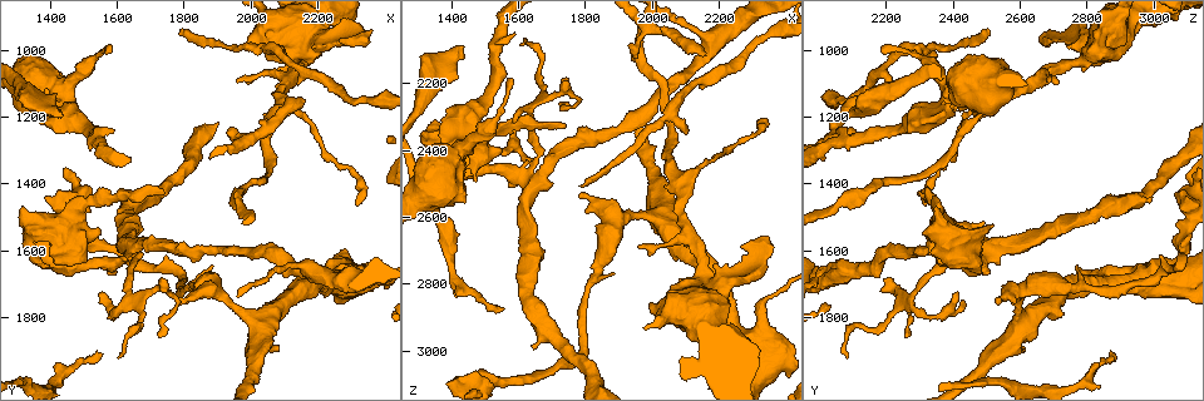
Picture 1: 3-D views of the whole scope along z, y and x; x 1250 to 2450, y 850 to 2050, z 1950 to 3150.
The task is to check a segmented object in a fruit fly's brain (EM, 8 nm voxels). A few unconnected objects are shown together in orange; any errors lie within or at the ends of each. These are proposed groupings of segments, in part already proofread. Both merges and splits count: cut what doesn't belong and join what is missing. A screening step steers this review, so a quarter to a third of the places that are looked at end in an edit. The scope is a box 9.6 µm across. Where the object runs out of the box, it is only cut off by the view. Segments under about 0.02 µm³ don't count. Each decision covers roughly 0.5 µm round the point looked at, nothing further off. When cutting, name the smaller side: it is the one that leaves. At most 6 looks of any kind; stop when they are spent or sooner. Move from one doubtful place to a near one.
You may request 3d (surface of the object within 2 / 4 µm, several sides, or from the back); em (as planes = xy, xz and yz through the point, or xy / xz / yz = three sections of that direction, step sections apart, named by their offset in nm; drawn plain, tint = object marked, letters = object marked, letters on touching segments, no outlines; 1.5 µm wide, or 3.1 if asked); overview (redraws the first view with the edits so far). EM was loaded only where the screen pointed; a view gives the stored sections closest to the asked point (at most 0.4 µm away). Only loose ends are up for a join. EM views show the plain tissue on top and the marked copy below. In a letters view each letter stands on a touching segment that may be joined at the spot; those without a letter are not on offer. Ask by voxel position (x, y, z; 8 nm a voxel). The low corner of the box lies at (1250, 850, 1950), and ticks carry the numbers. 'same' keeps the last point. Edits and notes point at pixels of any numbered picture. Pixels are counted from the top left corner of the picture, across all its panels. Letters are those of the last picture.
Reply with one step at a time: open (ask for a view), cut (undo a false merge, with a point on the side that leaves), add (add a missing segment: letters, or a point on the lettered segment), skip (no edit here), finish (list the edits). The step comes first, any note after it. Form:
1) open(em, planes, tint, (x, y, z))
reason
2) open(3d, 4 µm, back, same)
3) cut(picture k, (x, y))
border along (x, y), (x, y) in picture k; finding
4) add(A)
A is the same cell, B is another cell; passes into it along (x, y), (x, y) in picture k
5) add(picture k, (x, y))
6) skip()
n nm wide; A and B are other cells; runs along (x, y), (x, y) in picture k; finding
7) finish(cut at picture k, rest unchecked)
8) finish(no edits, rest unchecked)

open(3d, 2 µm, back, (1420, 1200, 2090))
branch stops here

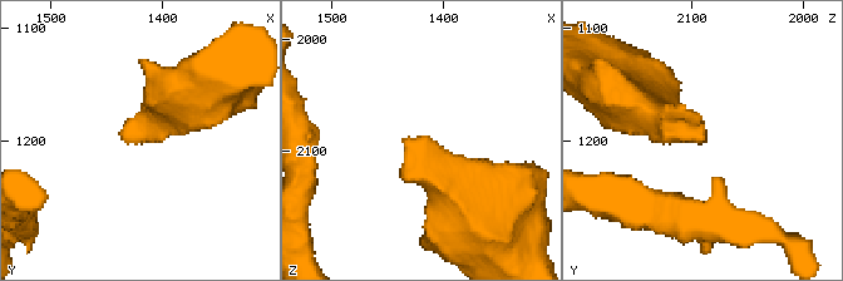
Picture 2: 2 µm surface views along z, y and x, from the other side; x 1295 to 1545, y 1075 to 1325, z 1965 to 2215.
open(em, yz, step 8, letters, (1420, 1200, 2086))

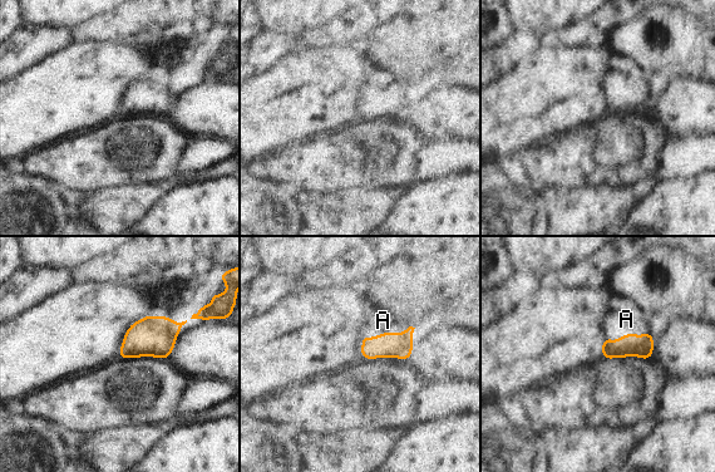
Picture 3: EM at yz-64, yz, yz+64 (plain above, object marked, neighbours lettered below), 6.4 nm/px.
open(em, planes, letters, same)

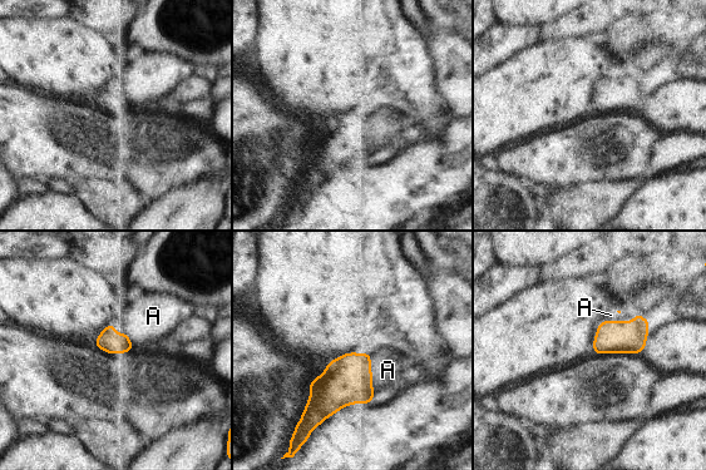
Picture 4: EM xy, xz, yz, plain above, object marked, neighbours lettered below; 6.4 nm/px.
add(A)
A is the same cell; passes into it along (347, 380), (371, 377), (388, 370) in picture 4; it goes on there

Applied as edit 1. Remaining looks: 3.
open(em, xy, step 8, letters, (1570, 1010, 2190))

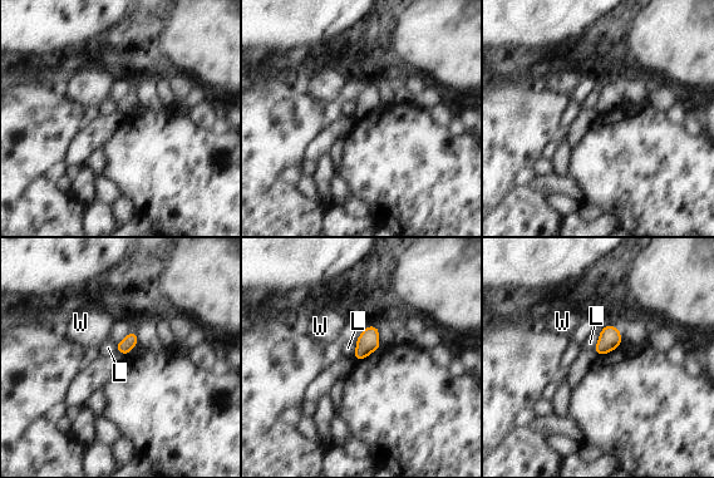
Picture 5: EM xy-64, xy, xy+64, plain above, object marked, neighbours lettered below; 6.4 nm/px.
skip()
90 nm wide; L and W are other cells; border along (602, 328), (594, 349) in picture 5; none of them fits

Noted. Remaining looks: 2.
open(3d, 4 µm, (1750, 1430, 2340))
end of a long branch

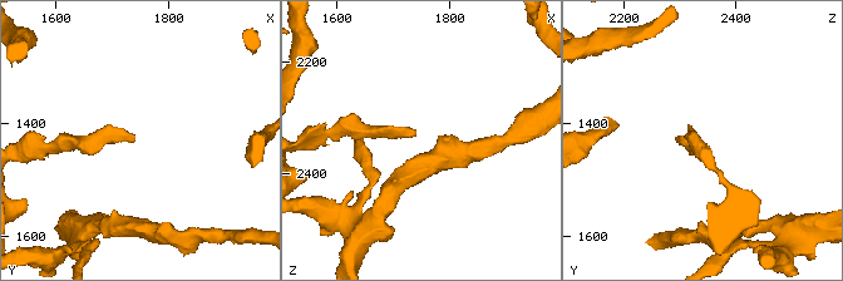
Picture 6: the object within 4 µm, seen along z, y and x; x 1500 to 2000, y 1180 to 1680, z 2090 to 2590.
open(em, planes, letters, (1735, 1430, 2325))
need the tissue

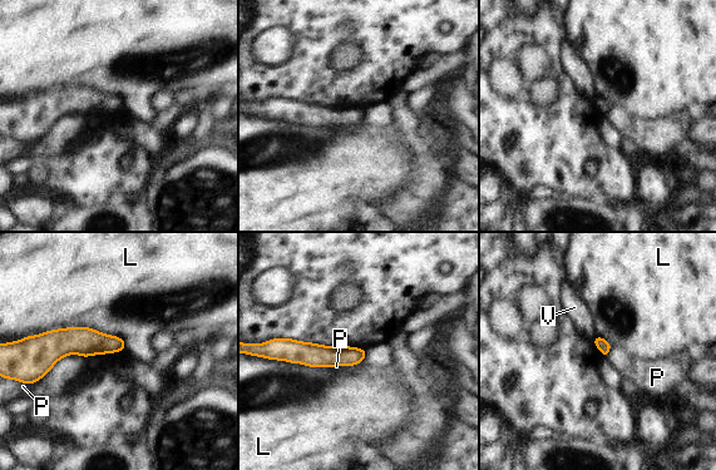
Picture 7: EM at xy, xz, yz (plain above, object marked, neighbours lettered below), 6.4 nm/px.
skip()
L, P and V are other cells; border along (612, 346), (606, 356) in picture 7; none of them fits

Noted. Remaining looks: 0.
finish(add at picture 4, rest unchecked)

